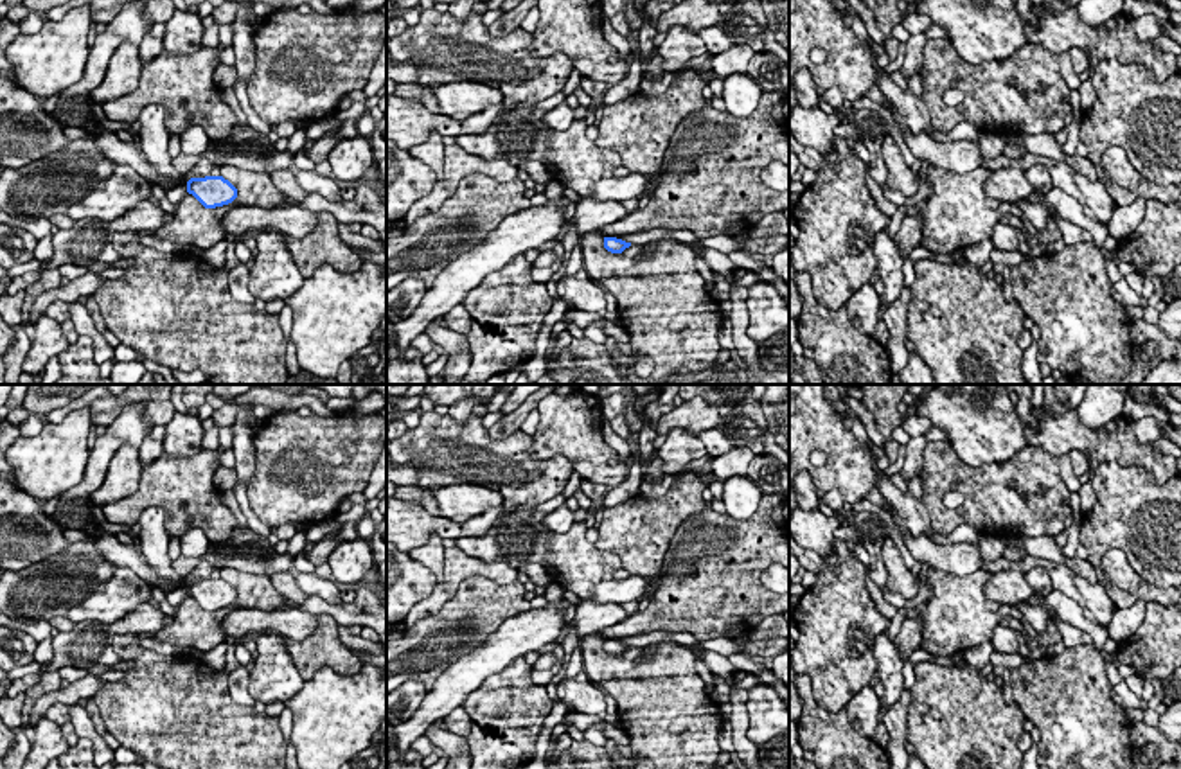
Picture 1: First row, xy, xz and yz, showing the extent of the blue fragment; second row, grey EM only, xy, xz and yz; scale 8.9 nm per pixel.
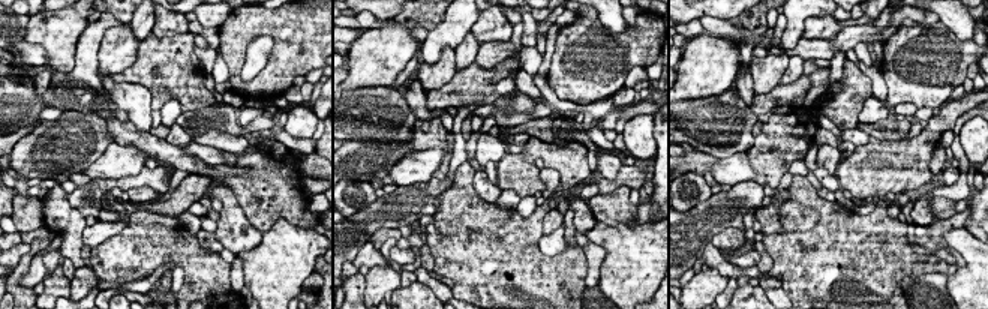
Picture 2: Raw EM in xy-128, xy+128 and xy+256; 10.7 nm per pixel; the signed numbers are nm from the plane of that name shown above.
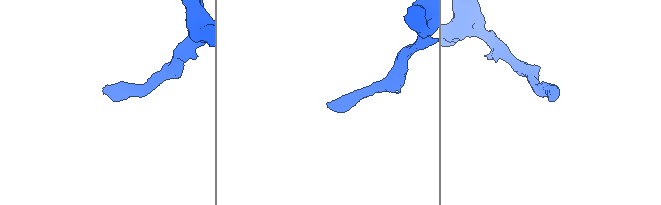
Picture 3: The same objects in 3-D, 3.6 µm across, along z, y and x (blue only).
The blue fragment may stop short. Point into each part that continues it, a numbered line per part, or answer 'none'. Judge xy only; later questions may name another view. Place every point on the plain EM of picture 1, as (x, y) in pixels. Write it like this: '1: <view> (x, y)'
1: xy (178, 595)

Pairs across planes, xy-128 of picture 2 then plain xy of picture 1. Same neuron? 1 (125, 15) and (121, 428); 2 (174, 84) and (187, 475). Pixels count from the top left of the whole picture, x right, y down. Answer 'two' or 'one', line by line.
1: two
2: one

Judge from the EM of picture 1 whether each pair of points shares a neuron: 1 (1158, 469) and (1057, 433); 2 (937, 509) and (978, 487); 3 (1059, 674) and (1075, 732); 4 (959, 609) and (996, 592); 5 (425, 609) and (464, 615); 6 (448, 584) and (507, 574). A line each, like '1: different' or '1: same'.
1: same
2: same
3: same
4: different
5: different
6: same

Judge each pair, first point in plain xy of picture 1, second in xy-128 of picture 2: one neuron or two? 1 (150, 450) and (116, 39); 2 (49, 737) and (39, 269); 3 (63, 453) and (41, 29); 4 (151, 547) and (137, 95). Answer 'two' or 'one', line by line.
1: two
2: two
3: one
4: one

